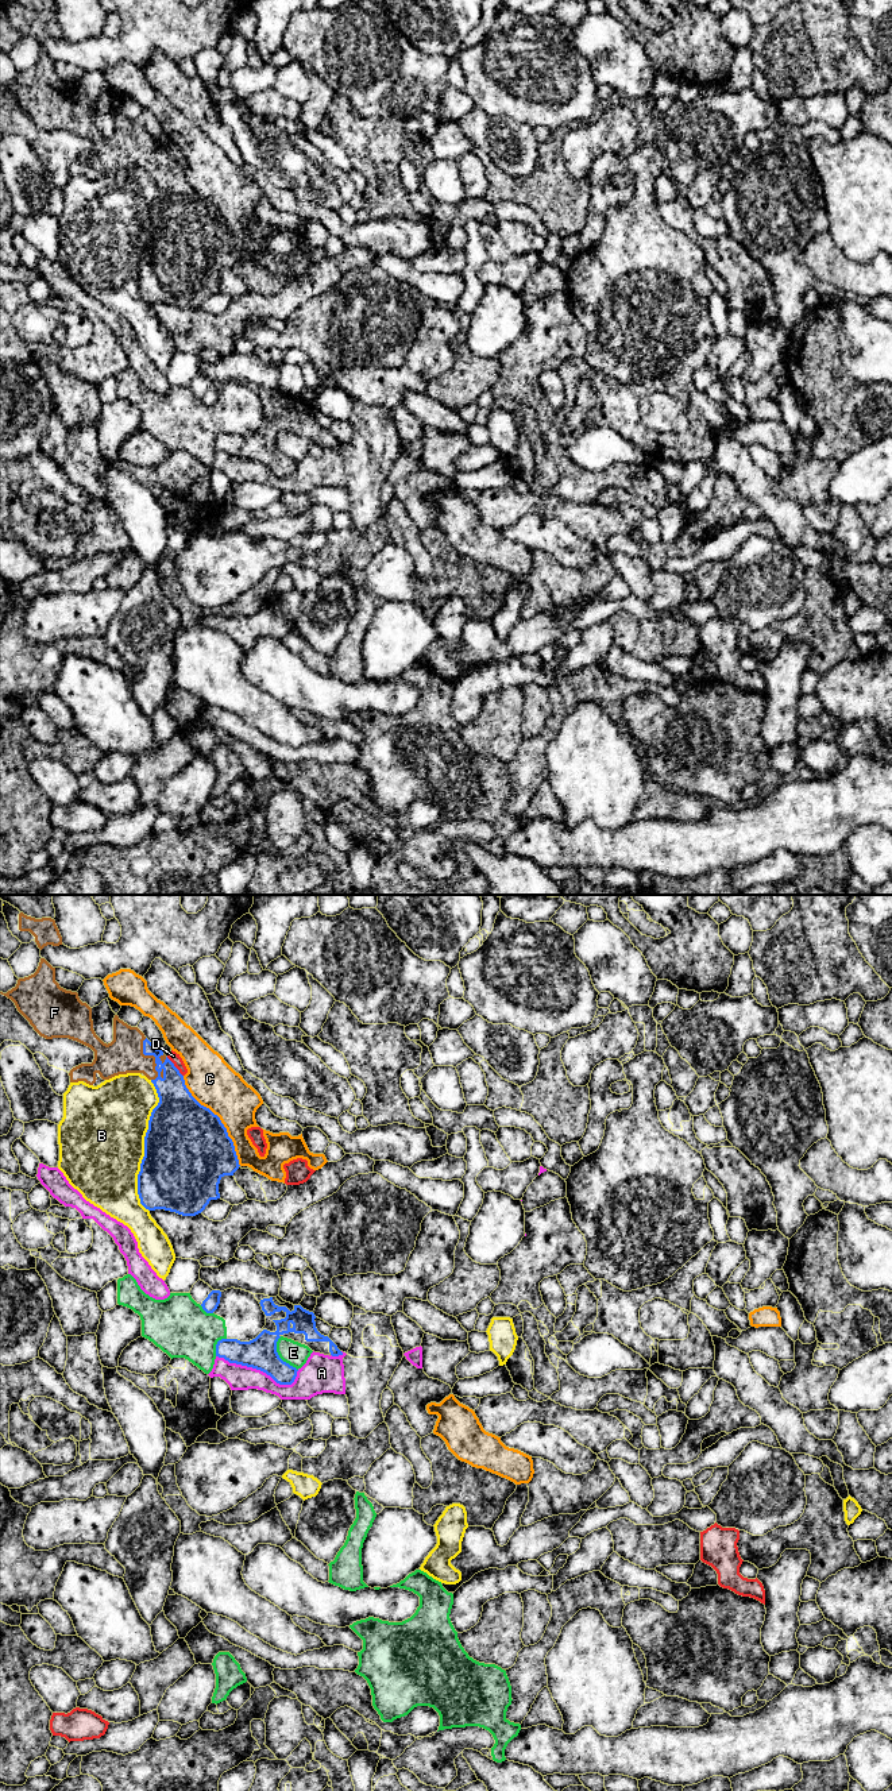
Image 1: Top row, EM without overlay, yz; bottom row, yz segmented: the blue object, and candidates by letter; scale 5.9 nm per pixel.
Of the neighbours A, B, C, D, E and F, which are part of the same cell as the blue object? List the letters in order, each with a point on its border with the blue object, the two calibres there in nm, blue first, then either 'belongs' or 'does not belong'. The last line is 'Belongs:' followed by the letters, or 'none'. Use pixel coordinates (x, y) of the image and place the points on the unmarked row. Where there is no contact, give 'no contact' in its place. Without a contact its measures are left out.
A: yz (261, 463) | 190/150 nm | does not belong
B: yz (145, 239) | 500/500 nm | does not belong
C: yz (219, 212) | 500/280 nm | does not belong
D: yz (174, 159) | 240/60 nm | does not belong
E: yz (278, 448) | 190/140 nm | does not belong
F: yz (153, 147) | 180/220 nm | belongs
Belongs: F

